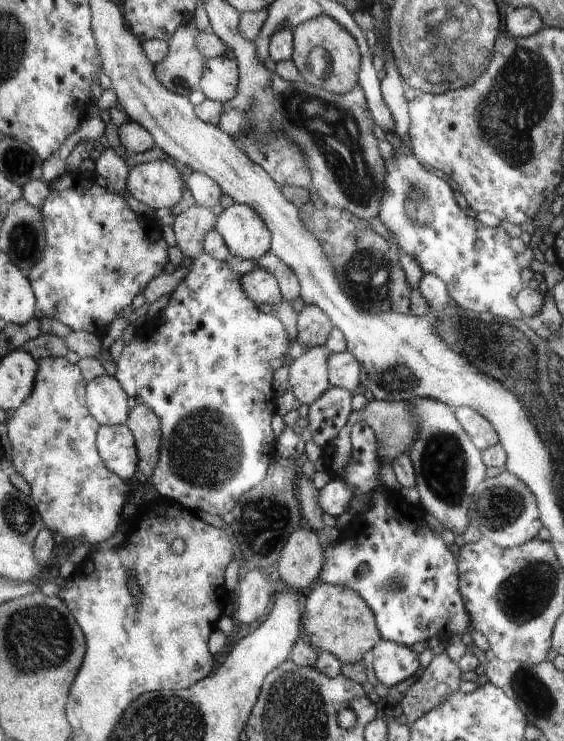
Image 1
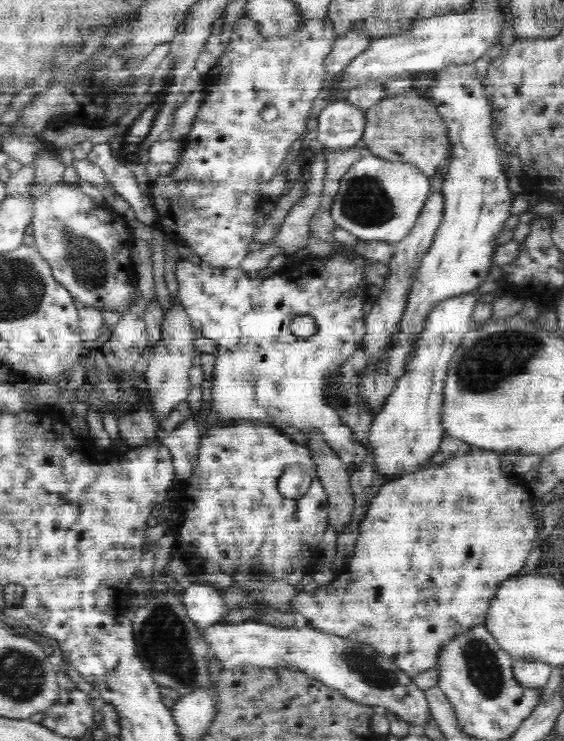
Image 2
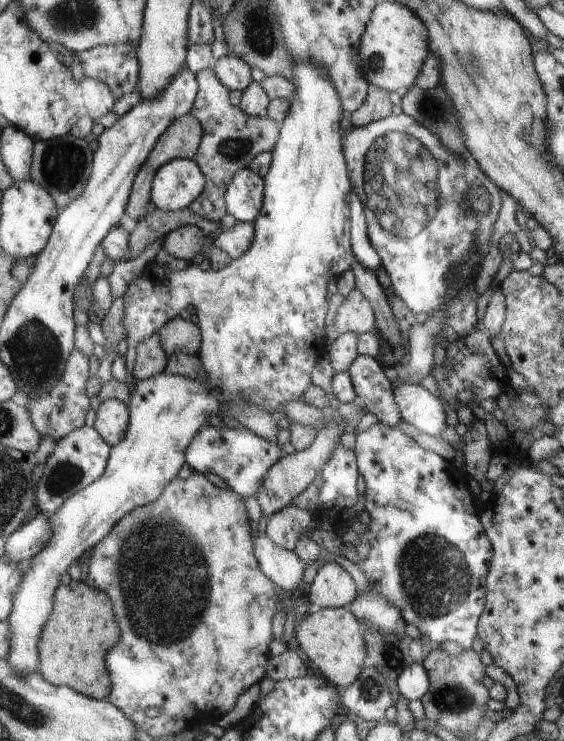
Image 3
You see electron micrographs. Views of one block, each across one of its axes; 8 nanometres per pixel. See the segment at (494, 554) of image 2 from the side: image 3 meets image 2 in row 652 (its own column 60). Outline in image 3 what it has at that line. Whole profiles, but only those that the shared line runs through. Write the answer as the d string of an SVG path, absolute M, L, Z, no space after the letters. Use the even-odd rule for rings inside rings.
M76 348L72 352L64 376L55 388L47 395L42 395L36 399L30 399L31 419L36 430L42 437L52 437L55 442L62 440L72 431L76 431L84 426L84 416L88 412L88 396L86 396L86 382L88 382L88 357L86 352Z

